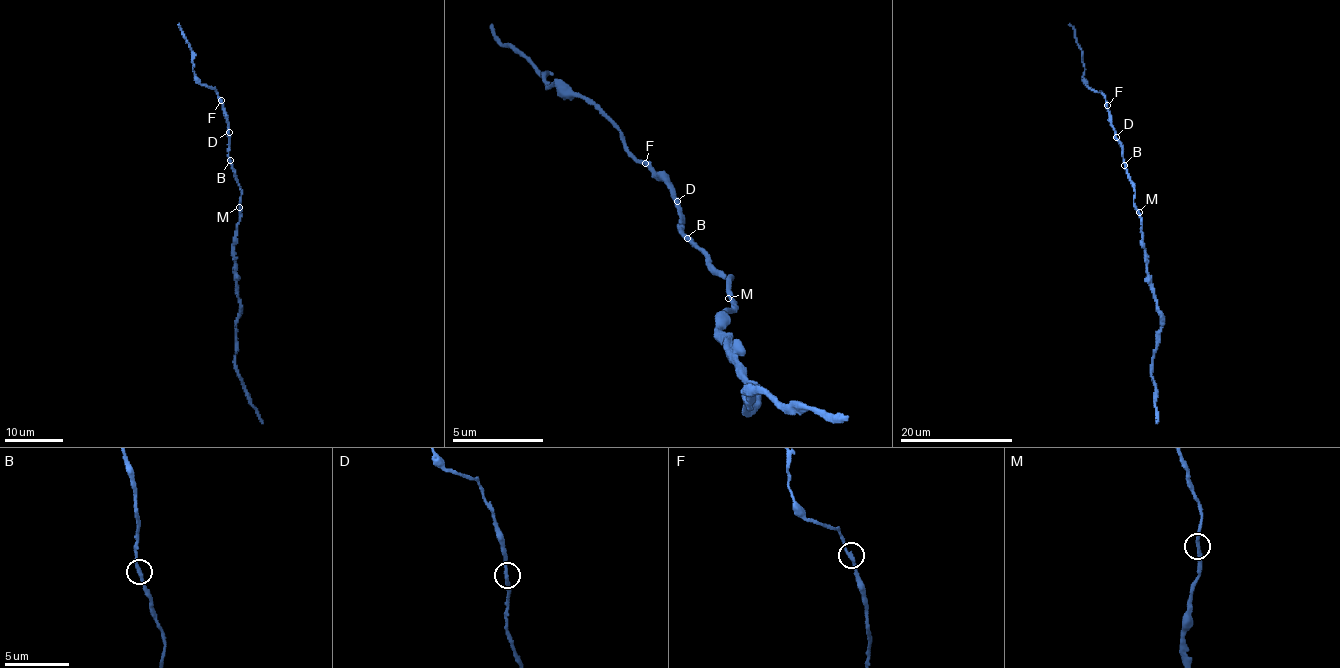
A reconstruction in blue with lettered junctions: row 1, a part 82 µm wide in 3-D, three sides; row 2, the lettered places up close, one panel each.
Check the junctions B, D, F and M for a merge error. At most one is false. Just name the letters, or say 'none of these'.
F

